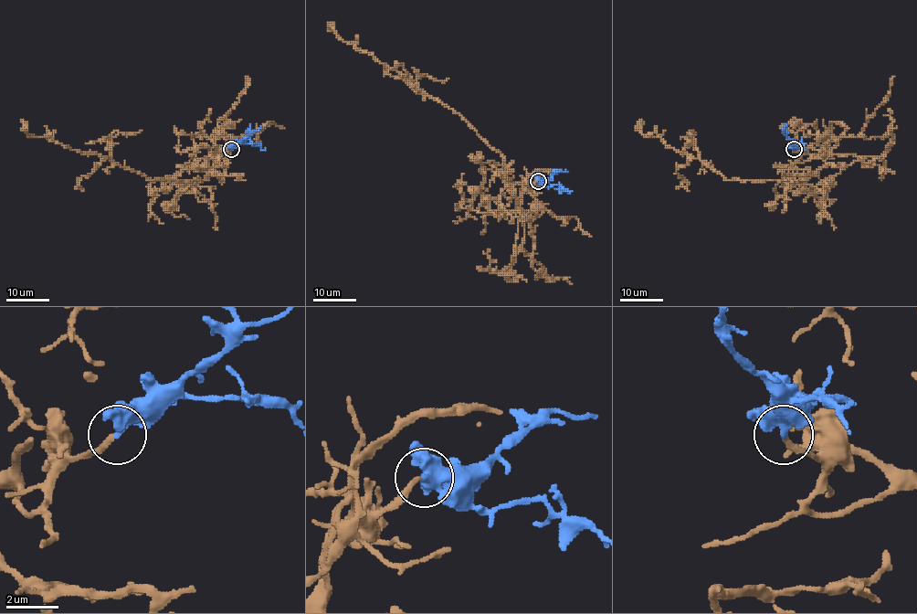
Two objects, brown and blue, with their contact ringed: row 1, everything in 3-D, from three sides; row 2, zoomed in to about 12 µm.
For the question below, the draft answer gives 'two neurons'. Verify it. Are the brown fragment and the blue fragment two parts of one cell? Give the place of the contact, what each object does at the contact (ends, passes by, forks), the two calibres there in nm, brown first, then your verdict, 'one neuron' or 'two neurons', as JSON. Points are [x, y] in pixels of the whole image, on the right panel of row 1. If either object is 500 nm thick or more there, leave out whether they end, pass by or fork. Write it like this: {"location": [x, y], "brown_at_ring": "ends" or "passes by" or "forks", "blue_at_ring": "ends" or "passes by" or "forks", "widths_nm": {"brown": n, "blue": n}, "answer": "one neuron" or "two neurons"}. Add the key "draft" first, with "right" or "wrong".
{"draft": "wrong", "location": [794, 149], "widths_nm": {"brown": 200, "blue": 550}, "answer": "one neuron"}

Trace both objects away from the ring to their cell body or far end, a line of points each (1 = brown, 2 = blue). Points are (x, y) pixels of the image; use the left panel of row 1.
1: (230, 149), (215, 153), (203, 181), (151, 181), (100, 154), (30, 136), (21, 119)
2: (231, 149), (242, 142), (252, 142), (266, 148)

